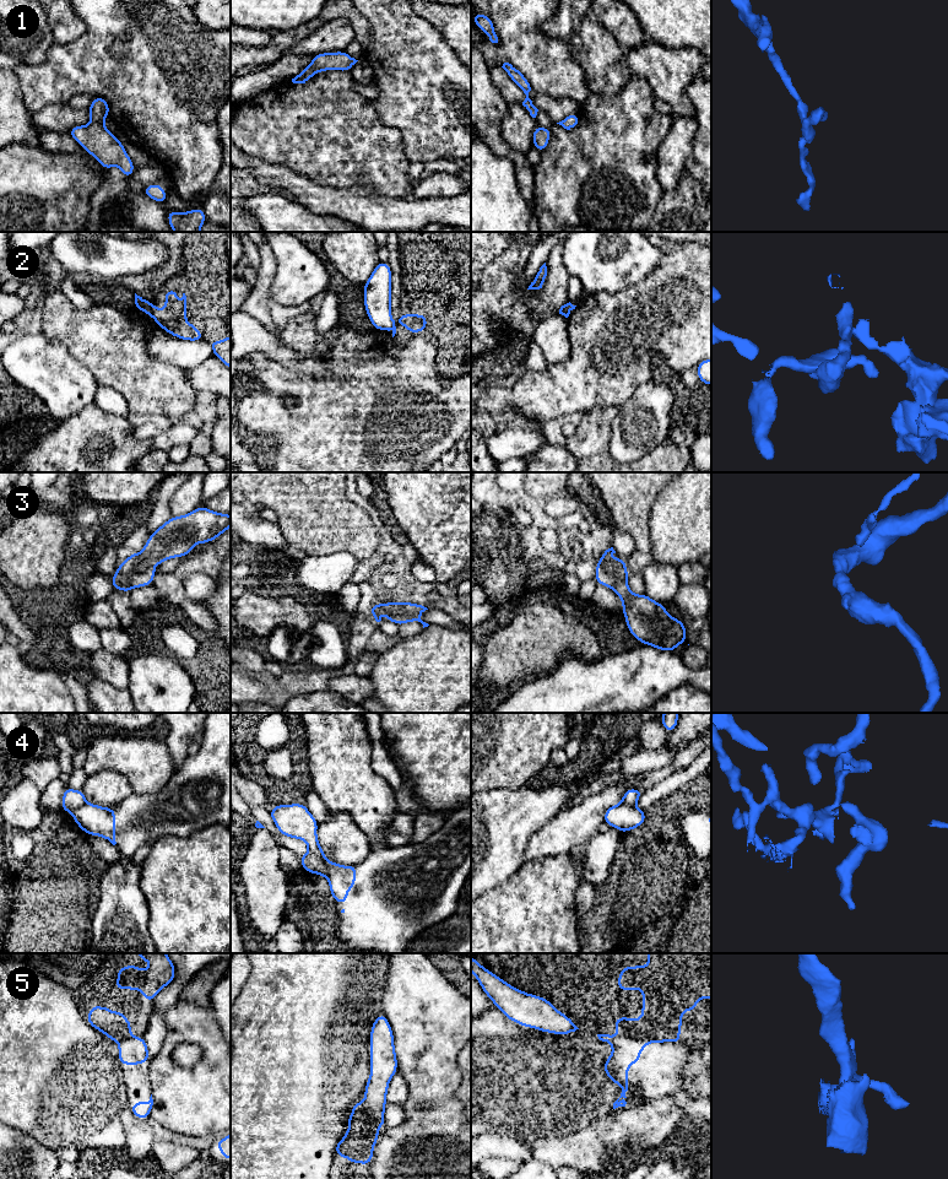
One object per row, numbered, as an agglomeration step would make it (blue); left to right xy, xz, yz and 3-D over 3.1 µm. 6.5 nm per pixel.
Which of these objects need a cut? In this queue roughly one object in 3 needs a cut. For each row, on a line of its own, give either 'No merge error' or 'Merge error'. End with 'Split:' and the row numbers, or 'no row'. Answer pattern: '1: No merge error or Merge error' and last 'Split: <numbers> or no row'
1: No merge error
2: Merge error
3: No merge error
4: Merge error
5: Merge error
Split: 2, 4, 5

